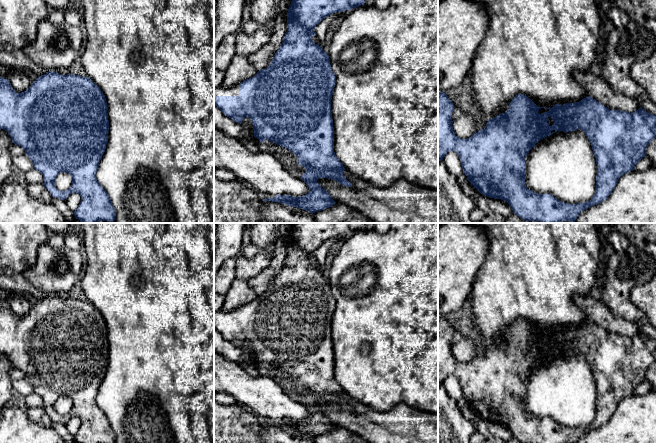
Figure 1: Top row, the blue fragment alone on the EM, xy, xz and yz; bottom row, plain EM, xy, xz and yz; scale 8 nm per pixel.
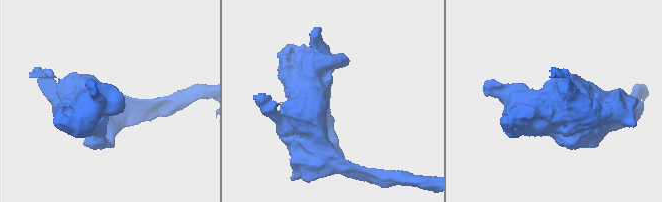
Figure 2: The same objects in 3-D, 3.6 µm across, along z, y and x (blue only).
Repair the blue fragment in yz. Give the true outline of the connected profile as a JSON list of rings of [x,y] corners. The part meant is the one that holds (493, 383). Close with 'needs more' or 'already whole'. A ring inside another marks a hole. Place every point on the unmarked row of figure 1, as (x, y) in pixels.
[[[445,316],[438,317],[438,385],[442,385],[449,375],[459,379],[463,397],[467,404],[484,420],[501,423],[509,428],[513,437],[521,443],[577,443],[587,432],[597,429],[608,422],[618,403],[634,394],[635,389],[646,379],[648,368],[656,362],[656,340],[641,331],[633,337],[610,334],[590,320],[575,327],[555,328],[552,332],[538,331],[524,318],[516,319],[509,328],[509,333],[495,342],[488,344],[484,353],[475,356],[470,362],[462,363],[455,359],[451,339],[454,334],[452,325]],[[581,353],[589,363],[597,388],[596,415],[588,426],[570,428],[558,424],[551,418],[538,418],[525,409],[526,385],[529,375],[541,363],[553,358],[552,355],[576,355]]] | already whole

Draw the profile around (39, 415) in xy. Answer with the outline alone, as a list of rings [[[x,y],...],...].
[[[28,408],[26,410],[26,413],[32,421],[41,423],[42,425],[47,427],[52,426],[53,420],[44,409]]]

